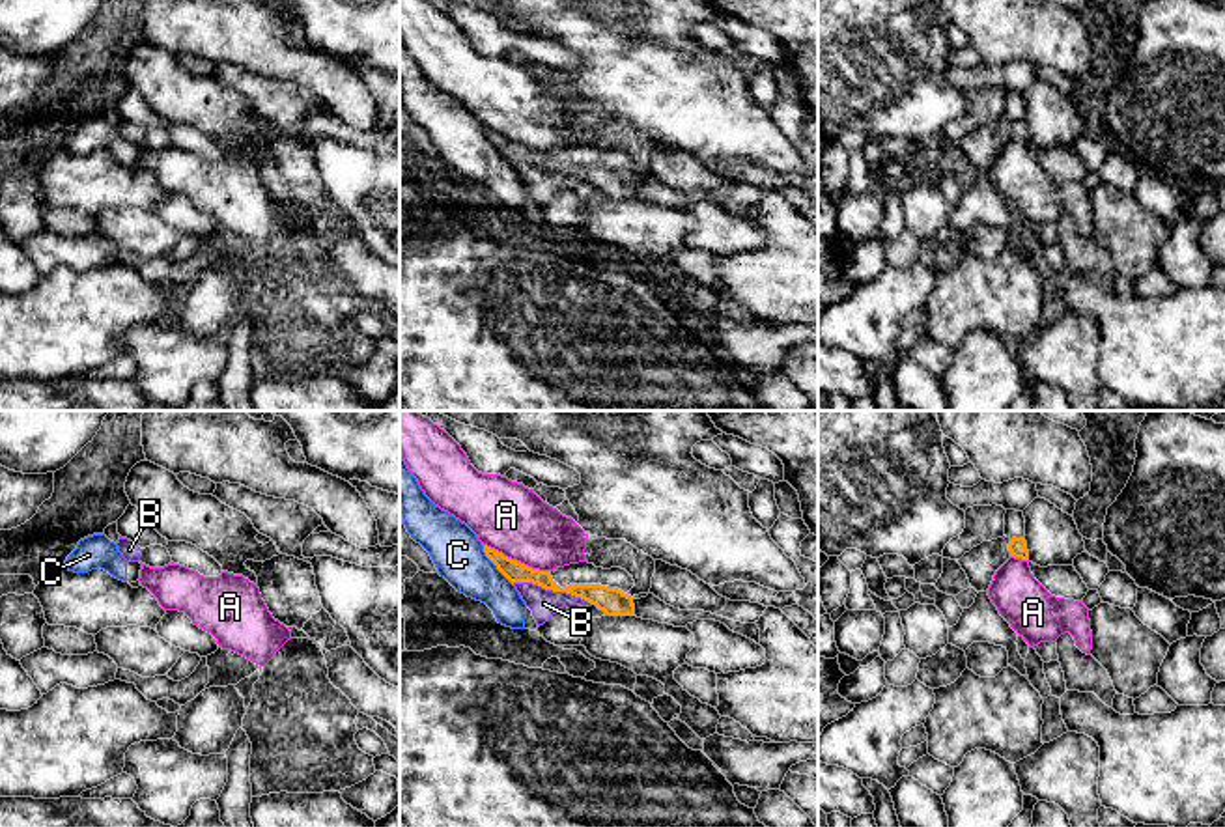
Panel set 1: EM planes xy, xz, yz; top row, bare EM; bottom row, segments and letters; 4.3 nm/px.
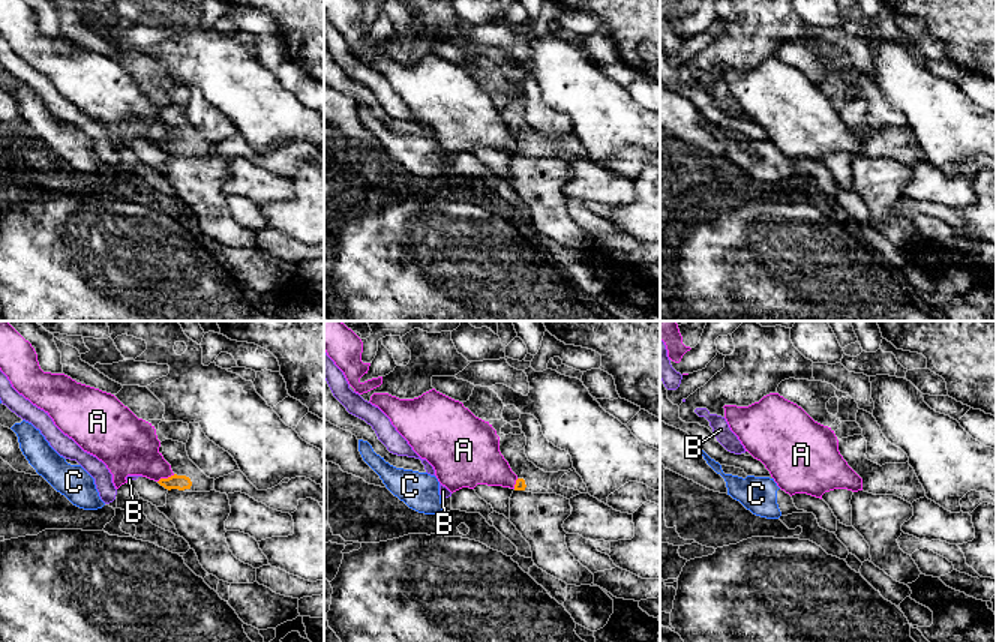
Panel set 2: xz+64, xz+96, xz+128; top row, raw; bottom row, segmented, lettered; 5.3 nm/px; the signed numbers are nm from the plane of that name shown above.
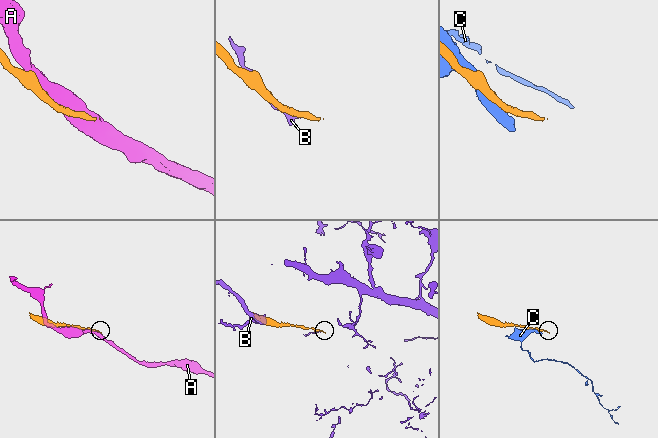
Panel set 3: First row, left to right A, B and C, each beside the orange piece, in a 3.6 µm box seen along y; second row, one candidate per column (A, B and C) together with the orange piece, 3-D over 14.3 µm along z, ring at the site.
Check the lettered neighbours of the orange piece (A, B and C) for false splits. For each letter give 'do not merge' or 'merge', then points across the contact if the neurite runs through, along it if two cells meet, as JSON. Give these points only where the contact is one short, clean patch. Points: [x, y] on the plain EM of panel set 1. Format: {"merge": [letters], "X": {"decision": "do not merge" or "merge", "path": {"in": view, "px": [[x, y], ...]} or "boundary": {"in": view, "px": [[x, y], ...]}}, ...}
{"merge": [], "A": {"decision": "do not merge"}, "B": {"decision": "do not merge", "boundary": {"in": "xz", "px": [[512, 165], [536, 165], [585, 182]]}}, "C": {"decision": "do not merge"}}

